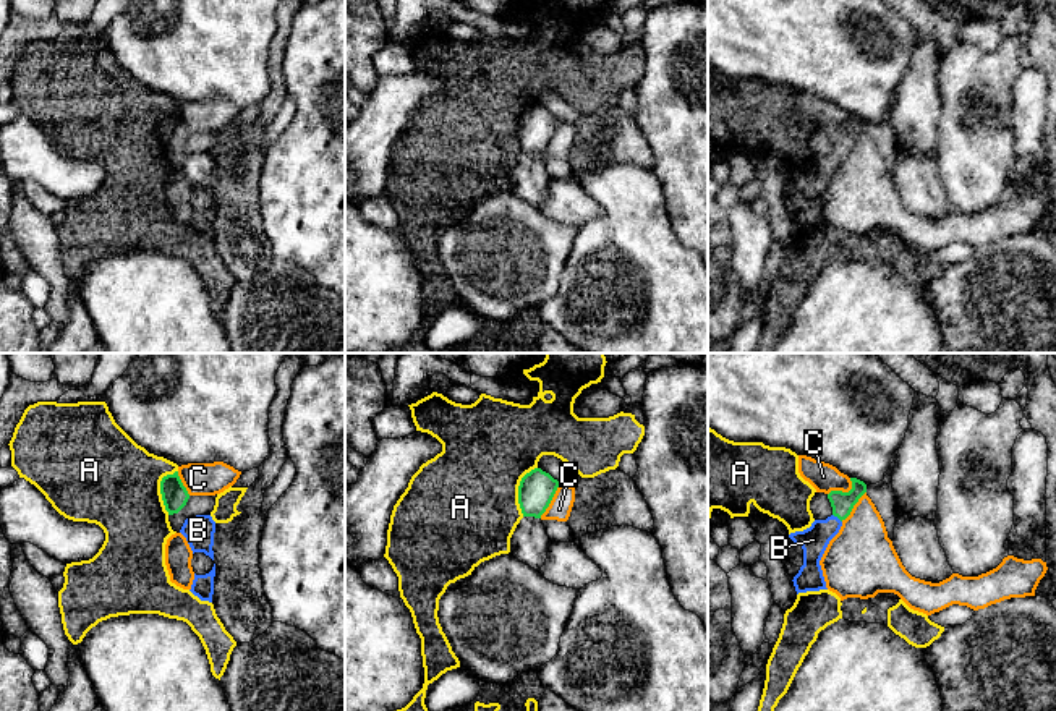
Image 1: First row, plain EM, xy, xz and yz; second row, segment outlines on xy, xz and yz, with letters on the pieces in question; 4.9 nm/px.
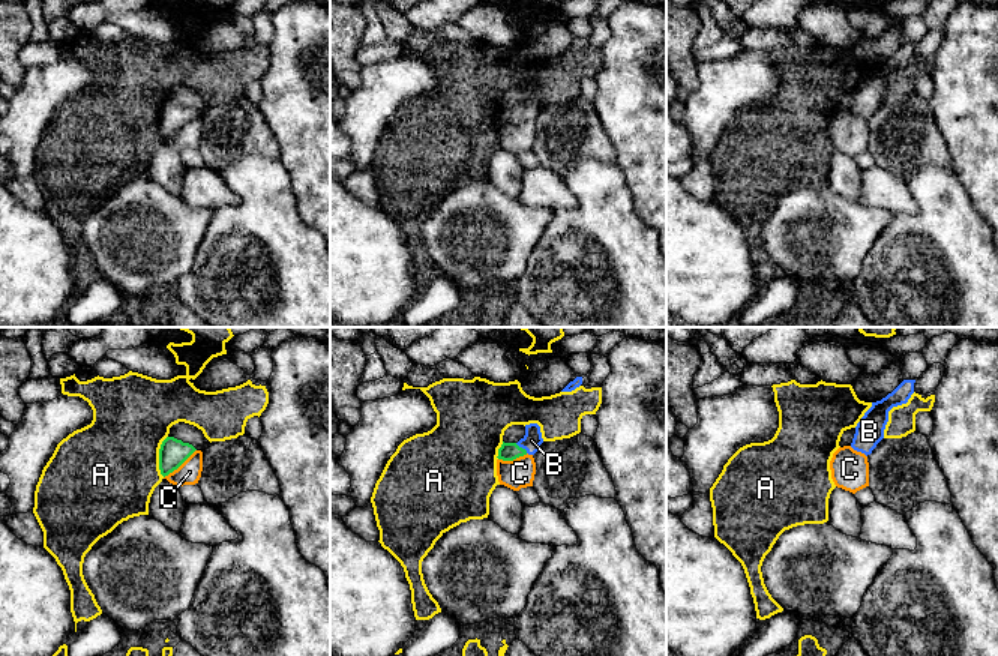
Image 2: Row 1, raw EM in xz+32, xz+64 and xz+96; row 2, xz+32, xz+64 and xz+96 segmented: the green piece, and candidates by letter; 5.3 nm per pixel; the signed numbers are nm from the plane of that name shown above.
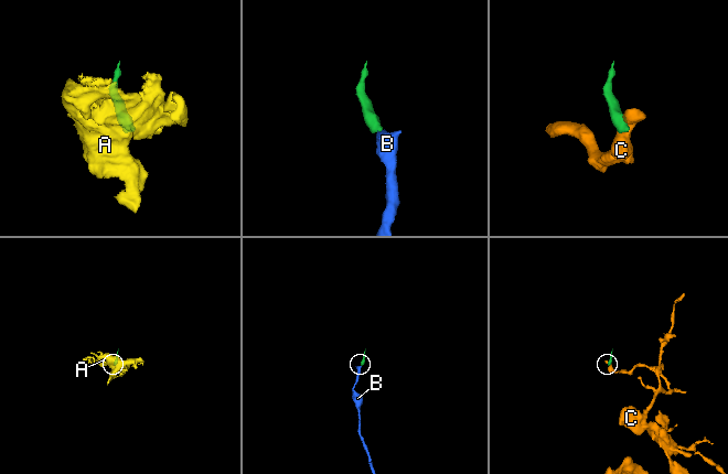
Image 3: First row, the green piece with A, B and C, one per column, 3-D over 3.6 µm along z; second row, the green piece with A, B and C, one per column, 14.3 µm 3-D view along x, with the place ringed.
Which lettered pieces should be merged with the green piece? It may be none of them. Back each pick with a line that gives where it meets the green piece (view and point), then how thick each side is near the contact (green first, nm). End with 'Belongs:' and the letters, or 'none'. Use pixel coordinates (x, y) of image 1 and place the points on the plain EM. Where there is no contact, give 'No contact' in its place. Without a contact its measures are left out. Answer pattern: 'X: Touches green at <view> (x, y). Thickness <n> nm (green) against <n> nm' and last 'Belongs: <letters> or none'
B: Touches green at yz (838, 154). Thickness 110 nm (green) against 140 nm
Belongs: B

